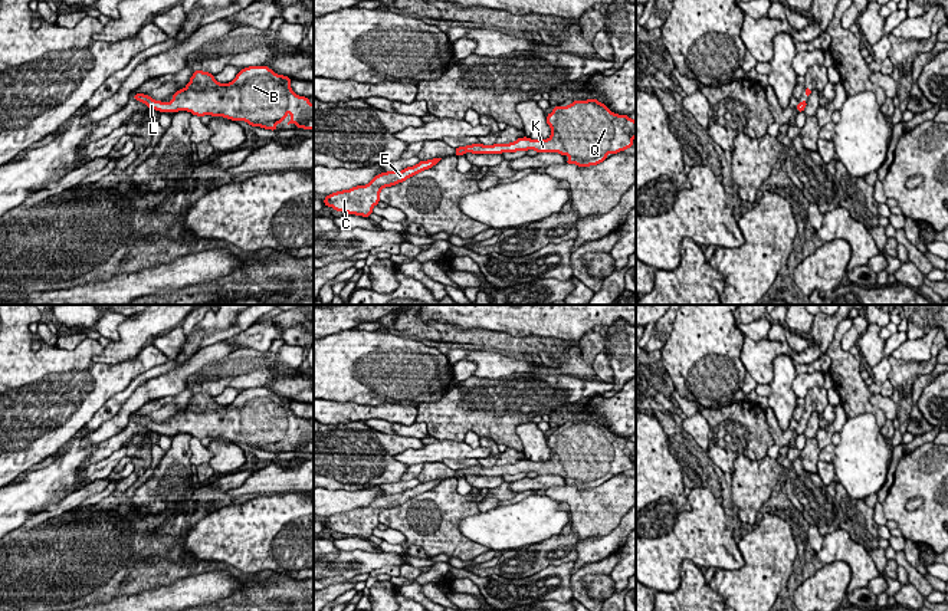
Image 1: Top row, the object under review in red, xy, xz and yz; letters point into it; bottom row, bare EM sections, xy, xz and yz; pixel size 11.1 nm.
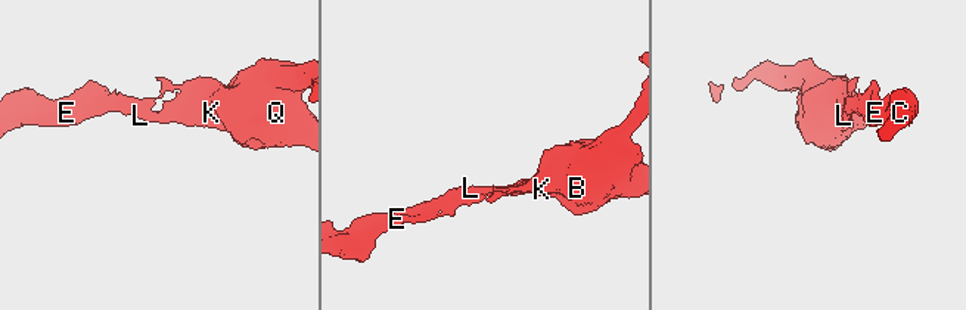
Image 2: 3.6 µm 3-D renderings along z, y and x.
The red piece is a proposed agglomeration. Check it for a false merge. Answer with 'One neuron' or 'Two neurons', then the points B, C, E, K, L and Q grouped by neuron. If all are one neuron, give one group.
One neuron. Groups: B C E K L Q

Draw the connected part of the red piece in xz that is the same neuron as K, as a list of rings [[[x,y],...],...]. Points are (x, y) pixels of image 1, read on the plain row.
[[[597,421],[573,423],[564,430],[554,428],[547,437],[551,459],[547,461],[518,460],[509,466],[472,466],[455,470],[455,477],[502,476],[535,472],[568,477],[567,486],[590,489],[603,484],[609,476],[633,469],[636,443],[627,437],[613,436]]]

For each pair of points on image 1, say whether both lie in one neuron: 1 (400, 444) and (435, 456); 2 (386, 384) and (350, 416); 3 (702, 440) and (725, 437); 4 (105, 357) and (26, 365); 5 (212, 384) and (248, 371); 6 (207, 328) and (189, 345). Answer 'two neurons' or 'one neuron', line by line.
1: two neurons
2: two neurons
3: two neurons
4: two neurons
5: one neuron
6: one neuron

